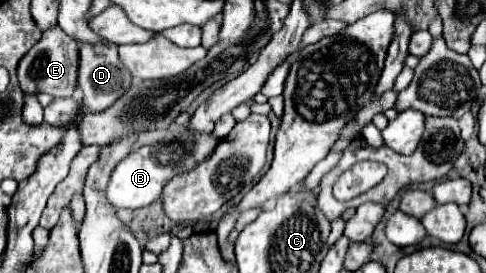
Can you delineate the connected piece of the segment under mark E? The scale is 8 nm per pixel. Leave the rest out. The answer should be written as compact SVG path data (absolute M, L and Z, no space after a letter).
M58 25L42 33L42 39L22 57L18 65L18 81L24 93L50 93L54 97L72 97L78 83L78 41L62 33Z

